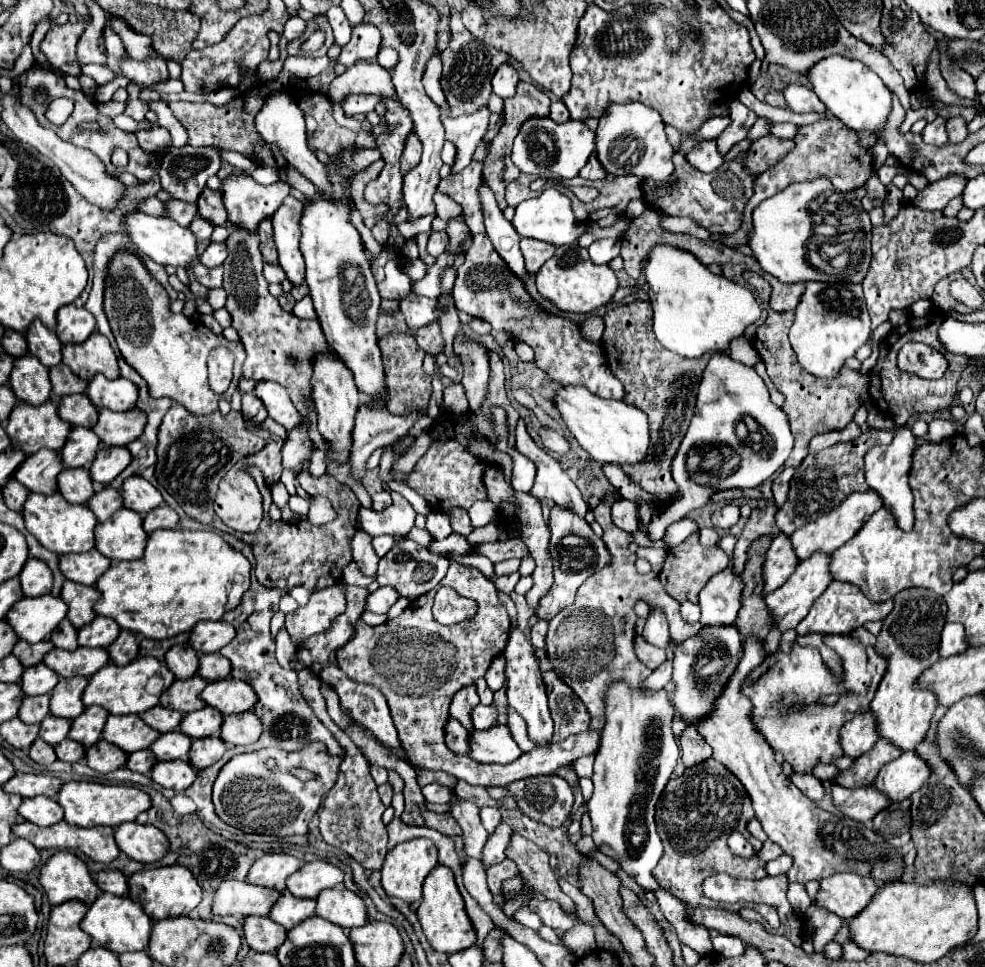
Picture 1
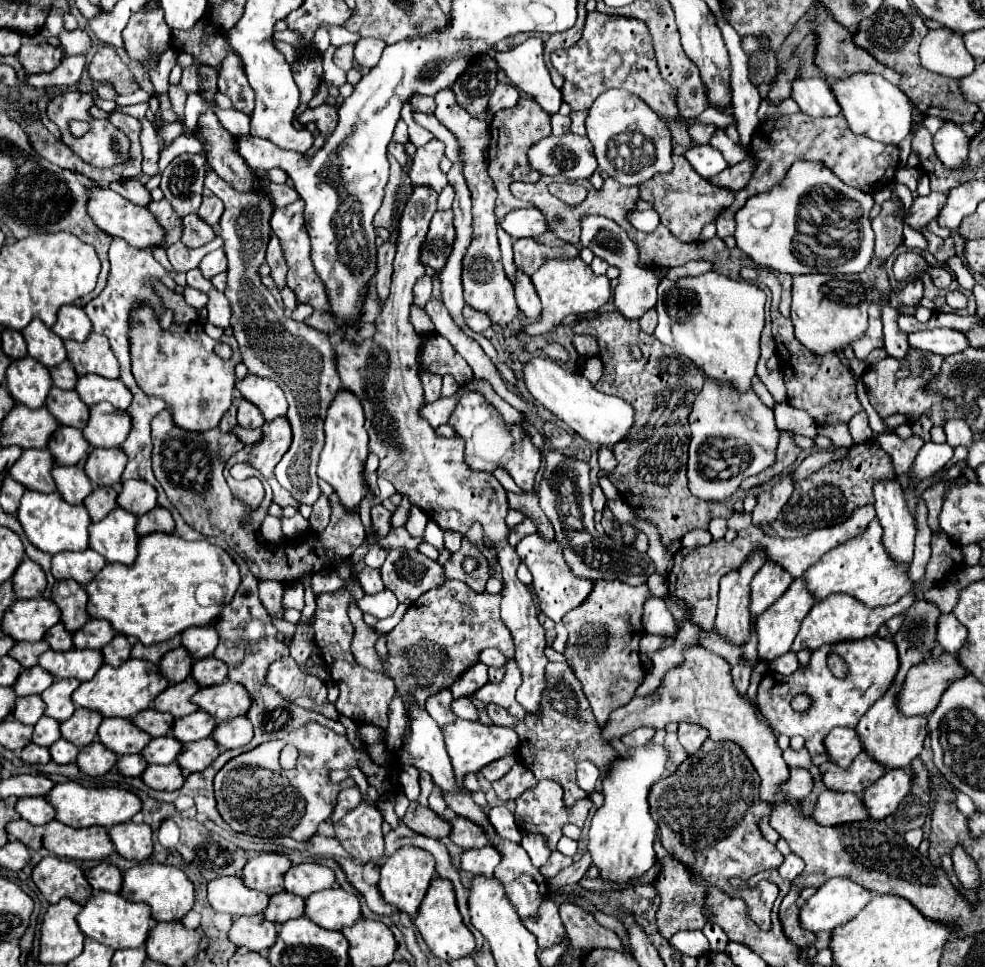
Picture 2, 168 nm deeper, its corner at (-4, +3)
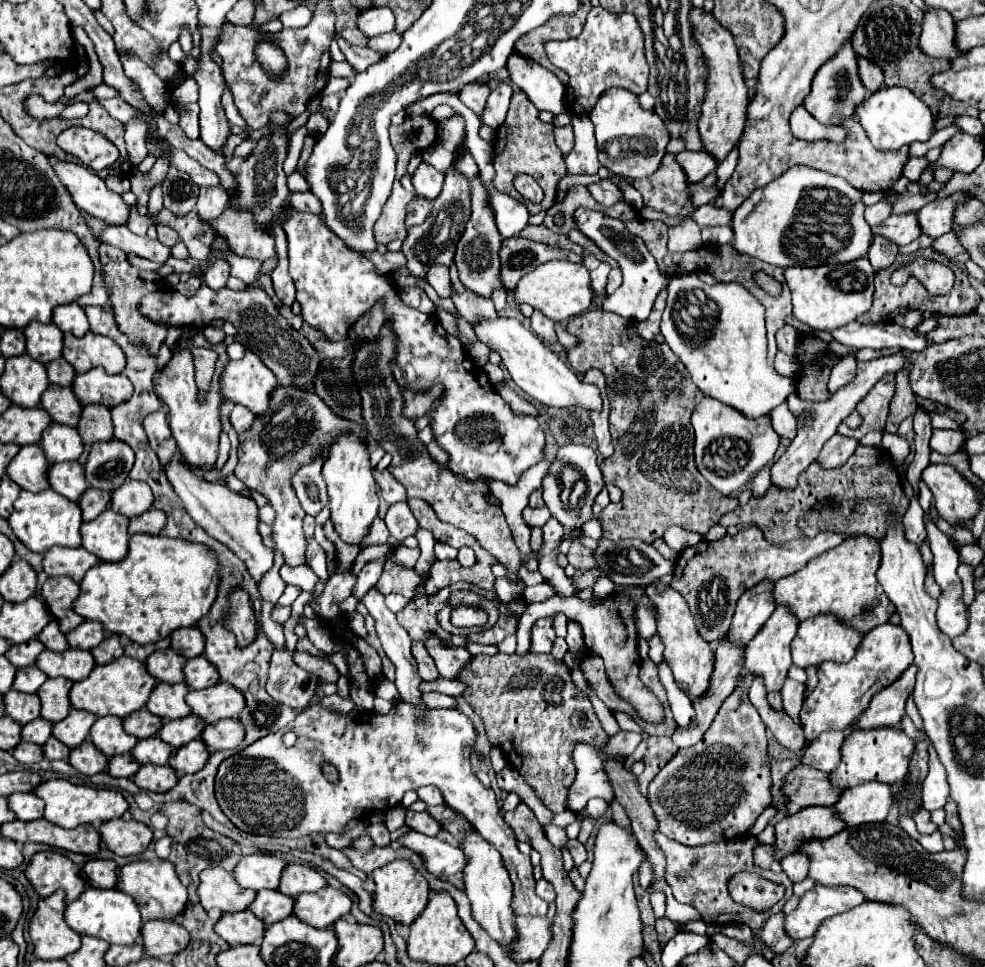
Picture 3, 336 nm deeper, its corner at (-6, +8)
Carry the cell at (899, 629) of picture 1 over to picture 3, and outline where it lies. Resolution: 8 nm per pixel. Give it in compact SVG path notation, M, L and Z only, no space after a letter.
M881 728L881 730L855 730L855 734L847 736L841 750L839 766L829 774L831 786L839 790L847 790L851 786L863 782L885 782L897 784L907 776L907 766L913 756L915 742L905 736L905 732L897 732L895 728Z

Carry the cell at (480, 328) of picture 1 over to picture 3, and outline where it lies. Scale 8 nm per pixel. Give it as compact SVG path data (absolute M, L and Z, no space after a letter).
M455 290L451 292L451 300L457 308L457 312L467 320L467 322L477 322L479 318L495 318L495 306L489 298L477 296L471 290L465 290L461 294L457 294Z

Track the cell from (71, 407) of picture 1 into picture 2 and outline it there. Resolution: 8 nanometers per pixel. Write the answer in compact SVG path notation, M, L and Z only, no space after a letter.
M53 387L47 399L49 413L61 423L69 427L83 429L89 423L89 407L81 401L77 391L63 391Z

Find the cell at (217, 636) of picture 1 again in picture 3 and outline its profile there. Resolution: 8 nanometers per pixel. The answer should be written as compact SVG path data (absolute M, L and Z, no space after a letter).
M197 626L179 628L171 634L171 648L177 650L177 654L189 658L197 658L203 654L203 634Z

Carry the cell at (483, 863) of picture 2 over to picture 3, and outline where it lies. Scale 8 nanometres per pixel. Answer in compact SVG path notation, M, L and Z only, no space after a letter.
M411 830L407 836L403 836L401 842L407 848L411 848L415 854L419 854L419 858L423 860L423 868L437 878L445 878L455 872L461 872L465 866L463 850L439 838L431 838Z

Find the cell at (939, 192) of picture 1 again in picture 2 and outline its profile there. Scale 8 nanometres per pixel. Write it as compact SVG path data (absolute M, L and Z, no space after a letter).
M929 193L927 197L917 197L909 209L909 215L905 217L905 221L913 227L913 229L921 229L925 225L929 225L929 221L933 217L937 217L937 211L941 211L941 207L945 205L947 193Z

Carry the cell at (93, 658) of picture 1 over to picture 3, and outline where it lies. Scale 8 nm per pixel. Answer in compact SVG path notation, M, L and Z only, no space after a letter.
M67 648L65 652L43 650L37 656L35 666L39 666L39 670L43 670L49 678L63 676L63 678L77 682L77 680L85 680L89 676L95 662L93 662L93 656L87 650Z

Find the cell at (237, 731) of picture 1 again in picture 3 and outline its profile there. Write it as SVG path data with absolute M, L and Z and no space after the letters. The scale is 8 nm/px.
M227 718L223 722L215 722L211 726L205 726L201 732L201 742L211 750L229 750L239 746L243 740L243 726L237 718Z

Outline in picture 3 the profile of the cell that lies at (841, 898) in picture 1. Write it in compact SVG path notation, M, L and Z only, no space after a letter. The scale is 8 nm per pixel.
M815 884L809 892L805 892L797 904L797 908L785 916L785 932L793 940L803 940L815 934L819 924L835 914L847 912L859 906L865 896L849 886L821 886Z

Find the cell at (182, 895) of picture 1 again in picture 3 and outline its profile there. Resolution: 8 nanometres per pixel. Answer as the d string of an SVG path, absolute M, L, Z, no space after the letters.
M135 860L121 868L117 888L129 894L135 904L139 906L141 918L147 920L173 920L177 914L183 912L187 904L187 888L181 884L175 866L169 860Z

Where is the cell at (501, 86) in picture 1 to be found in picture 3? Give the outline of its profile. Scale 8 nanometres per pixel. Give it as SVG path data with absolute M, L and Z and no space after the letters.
M501 82L501 84L491 92L491 96L489 96L489 100L487 100L487 106L485 106L483 114L481 114L483 124L487 124L487 126L491 126L491 128L499 128L499 126L503 124L503 120L505 120L507 110L509 110L511 96L513 96L511 86Z

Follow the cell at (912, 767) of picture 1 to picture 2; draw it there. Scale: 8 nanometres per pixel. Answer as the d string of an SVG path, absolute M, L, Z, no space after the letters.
M901 769L901 771L887 771L871 787L867 787L863 791L863 803L869 809L871 819L883 819L891 815L905 799L905 795L911 791L911 785L913 785L913 771Z

